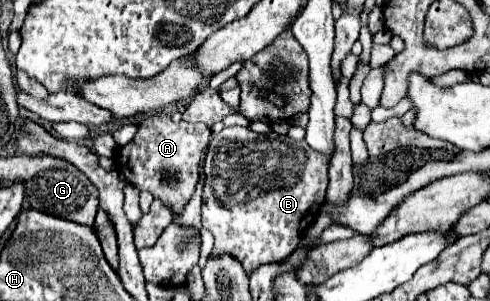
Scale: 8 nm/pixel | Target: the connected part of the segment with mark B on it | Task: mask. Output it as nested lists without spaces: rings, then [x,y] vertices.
[[[224,127],[220,133],[212,135],[208,143],[208,155],[204,161],[204,189],[202,189],[202,227],[214,235],[214,249],[234,255],[246,275],[252,275],[264,263],[274,263],[286,259],[304,229],[308,229],[326,195],[328,185],[328,165],[314,153],[306,141],[290,141],[288,135],[254,133],[248,127]]]

